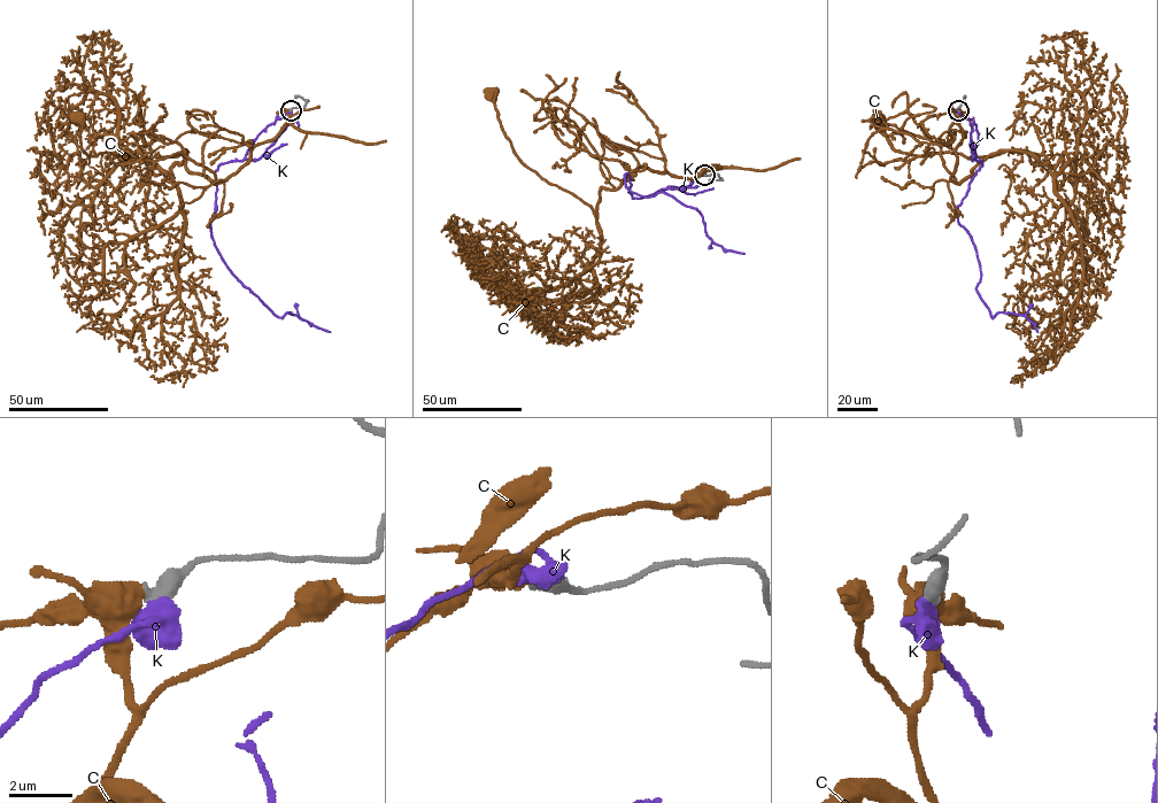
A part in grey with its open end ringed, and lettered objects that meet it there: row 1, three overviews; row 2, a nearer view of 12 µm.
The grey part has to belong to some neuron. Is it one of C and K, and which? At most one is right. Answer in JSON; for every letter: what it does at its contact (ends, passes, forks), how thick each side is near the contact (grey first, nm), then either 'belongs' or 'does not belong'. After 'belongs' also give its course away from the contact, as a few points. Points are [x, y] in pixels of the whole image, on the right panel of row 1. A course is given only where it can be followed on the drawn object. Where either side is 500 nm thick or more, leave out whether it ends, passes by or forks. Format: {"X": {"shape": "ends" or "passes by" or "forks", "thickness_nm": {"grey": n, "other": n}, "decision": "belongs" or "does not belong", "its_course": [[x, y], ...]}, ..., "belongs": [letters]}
{"C": {"thickness_nm": {"grey": 500, "other": 600}, "decision": "does not belong"}, "K": {"thickness_nm": {"grey": 550, "other": 500}, "decision": "belongs", "its_course": [[959, 110], [982, 163], [957, 211], [980, 267], [975, 290], [993, 317], [1024, 315], [1037, 332]]}, "belongs": ["K"]}

